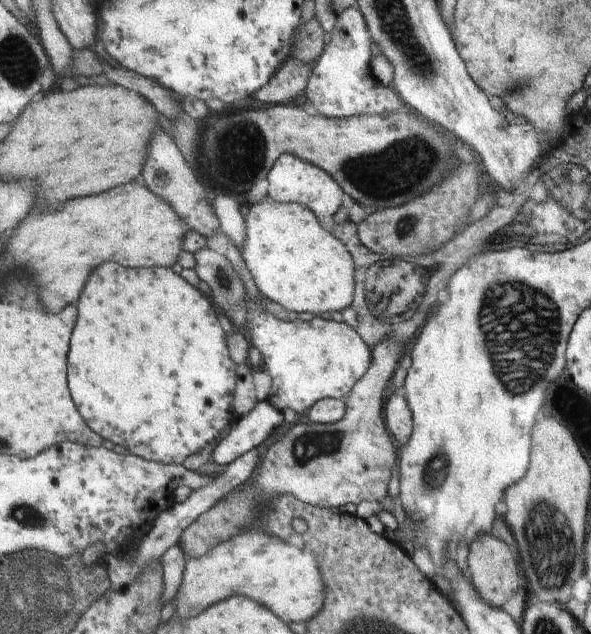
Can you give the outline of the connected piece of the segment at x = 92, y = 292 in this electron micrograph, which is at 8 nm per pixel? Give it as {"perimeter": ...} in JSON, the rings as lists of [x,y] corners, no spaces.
{"perimeter":[[[109,262],[109,264],[103,264],[101,268],[97,268],[97,272],[93,272],[93,276],[89,278],[89,284],[81,293],[77,307],[78,321],[76,330],[72,332],[68,356],[68,385],[72,392],[72,399],[80,410],[81,416],[84,416],[89,428],[92,428],[105,440],[121,445],[133,455],[166,465],[183,464],[191,454],[197,454],[197,452],[205,450],[209,444],[213,444],[213,440],[217,440],[221,436],[221,430],[231,428],[231,422],[237,419],[234,402],[238,364],[232,359],[229,348],[227,348],[227,338],[225,338],[227,330],[223,330],[223,326],[221,326],[221,322],[224,321],[222,314],[213,307],[212,299],[204,296],[199,288],[189,284],[185,278],[173,272],[170,267],[132,269]]]}

